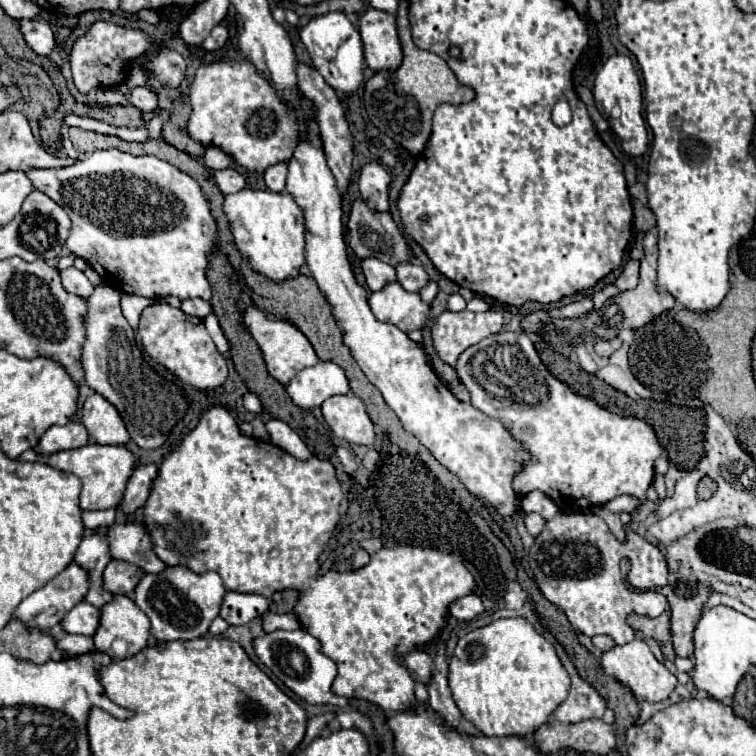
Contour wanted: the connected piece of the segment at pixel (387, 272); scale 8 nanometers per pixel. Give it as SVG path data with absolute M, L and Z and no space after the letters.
M367 258L363 260L363 274L365 274L365 280L367 280L367 286L369 290L381 290L383 286L387 286L387 282L395 282L397 280L397 274L395 274L395 268L377 260L377 258Z

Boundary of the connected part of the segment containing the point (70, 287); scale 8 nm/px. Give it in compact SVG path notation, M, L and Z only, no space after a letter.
M67 268L67 270L61 270L61 282L63 282L63 288L75 296L81 296L81 298L87 298L93 294L93 286L91 282L87 280L87 276L77 270L77 268Z

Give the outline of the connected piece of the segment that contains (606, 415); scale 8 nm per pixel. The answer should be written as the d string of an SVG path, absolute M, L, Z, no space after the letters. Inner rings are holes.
M501 330L481 340L459 356L455 370L471 394L471 404L487 416L503 420L533 454L533 462L513 480L519 496L539 490L551 496L561 510L585 510L625 494L639 500L631 512L639 514L653 482L653 462L663 454L647 422L621 418L571 392L549 374L525 332Z

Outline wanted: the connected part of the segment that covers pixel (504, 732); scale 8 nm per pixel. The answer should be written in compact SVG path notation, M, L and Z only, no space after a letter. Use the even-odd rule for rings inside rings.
M501 618L469 632L457 642L449 662L449 688L453 692L453 700L461 714L485 736L527 736L535 732L567 698L569 684L569 676L553 646L537 634L525 618Z

